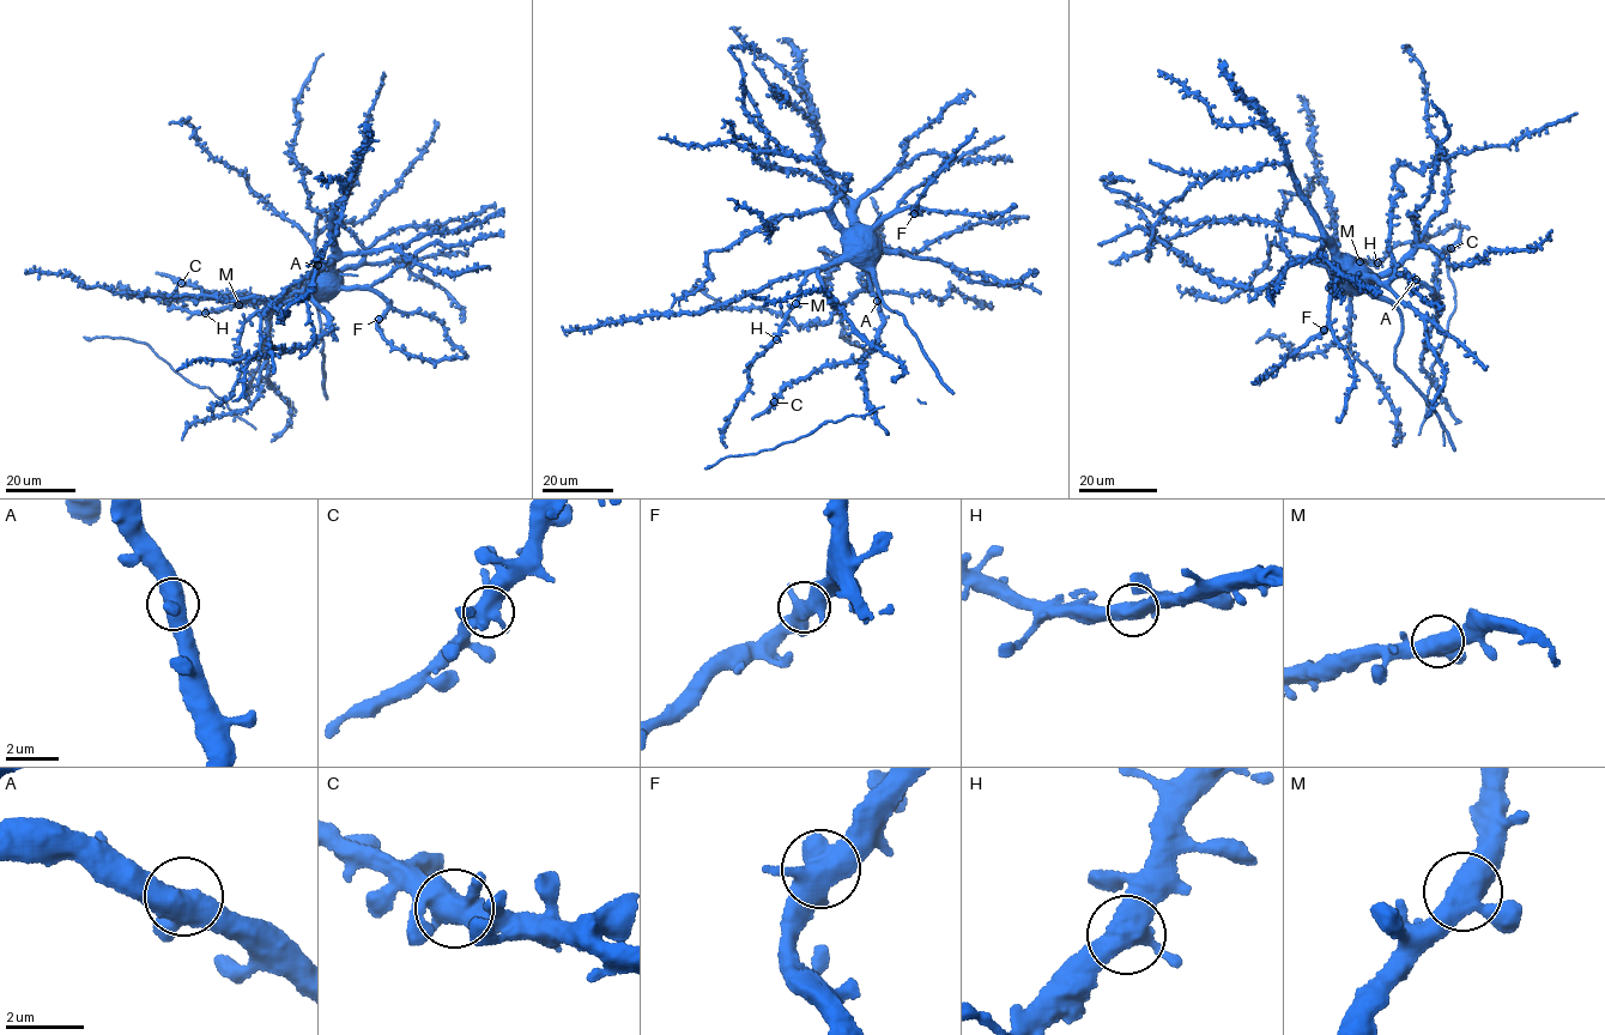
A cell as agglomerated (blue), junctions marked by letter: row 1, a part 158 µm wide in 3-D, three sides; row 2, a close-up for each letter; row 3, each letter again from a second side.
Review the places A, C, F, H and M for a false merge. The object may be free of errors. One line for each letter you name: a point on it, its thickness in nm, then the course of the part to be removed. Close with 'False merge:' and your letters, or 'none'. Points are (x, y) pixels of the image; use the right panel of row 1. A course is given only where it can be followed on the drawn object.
False merge: none

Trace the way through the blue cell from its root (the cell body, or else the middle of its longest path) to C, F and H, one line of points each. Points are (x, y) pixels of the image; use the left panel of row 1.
C: (318, 267), (306, 283), (278, 300), (205, 291), (181, 283)
F: (318, 267), (340, 286), (373, 290), (387, 303), (379, 319)
H: (318, 267), (320, 274), (304, 291), (205, 313)

